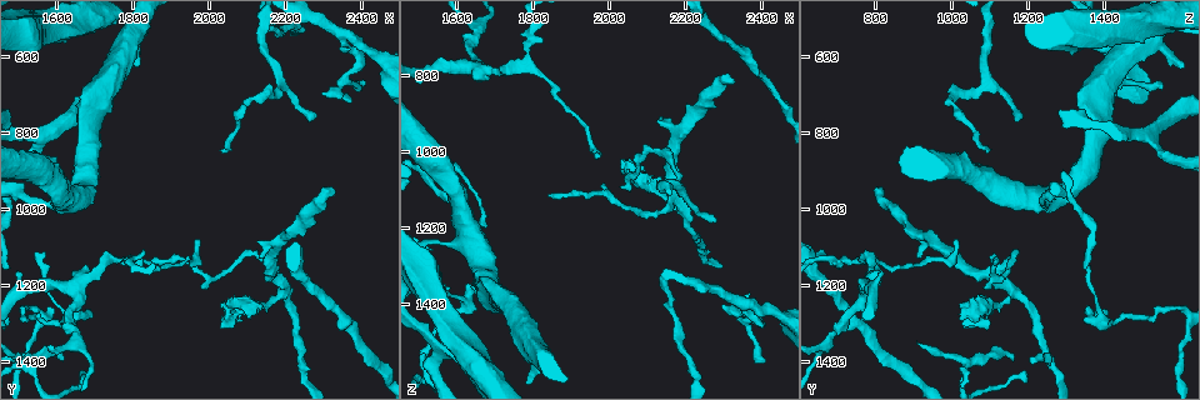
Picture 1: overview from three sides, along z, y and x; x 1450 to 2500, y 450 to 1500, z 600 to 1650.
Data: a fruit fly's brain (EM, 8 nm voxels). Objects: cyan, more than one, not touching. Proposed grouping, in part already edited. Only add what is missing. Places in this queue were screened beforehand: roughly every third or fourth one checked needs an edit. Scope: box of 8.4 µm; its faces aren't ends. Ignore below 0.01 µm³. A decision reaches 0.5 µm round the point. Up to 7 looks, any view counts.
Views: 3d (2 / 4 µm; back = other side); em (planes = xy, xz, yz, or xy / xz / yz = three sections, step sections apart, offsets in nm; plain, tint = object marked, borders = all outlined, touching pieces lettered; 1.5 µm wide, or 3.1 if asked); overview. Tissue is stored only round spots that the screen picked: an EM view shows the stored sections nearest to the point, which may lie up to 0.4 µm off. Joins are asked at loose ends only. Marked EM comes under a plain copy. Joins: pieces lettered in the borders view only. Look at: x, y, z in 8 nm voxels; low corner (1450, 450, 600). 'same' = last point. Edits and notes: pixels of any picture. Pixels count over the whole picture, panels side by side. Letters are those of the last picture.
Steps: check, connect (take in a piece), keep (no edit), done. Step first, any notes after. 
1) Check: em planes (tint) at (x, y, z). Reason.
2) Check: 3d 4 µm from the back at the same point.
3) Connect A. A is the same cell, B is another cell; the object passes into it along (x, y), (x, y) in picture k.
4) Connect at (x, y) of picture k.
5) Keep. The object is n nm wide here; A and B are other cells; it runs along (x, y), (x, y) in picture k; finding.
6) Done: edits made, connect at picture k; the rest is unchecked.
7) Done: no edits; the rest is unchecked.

Check: 3d 2 µm at (1685, 1270, 1410). Thin end.

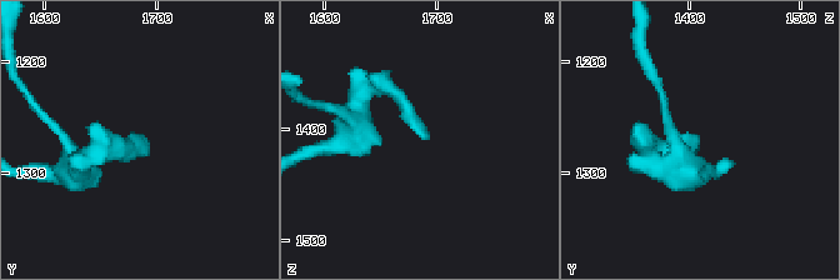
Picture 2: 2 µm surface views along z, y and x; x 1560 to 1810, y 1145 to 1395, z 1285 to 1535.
Check: em xy step 8 (tint) at (1692, 1272, 1406).

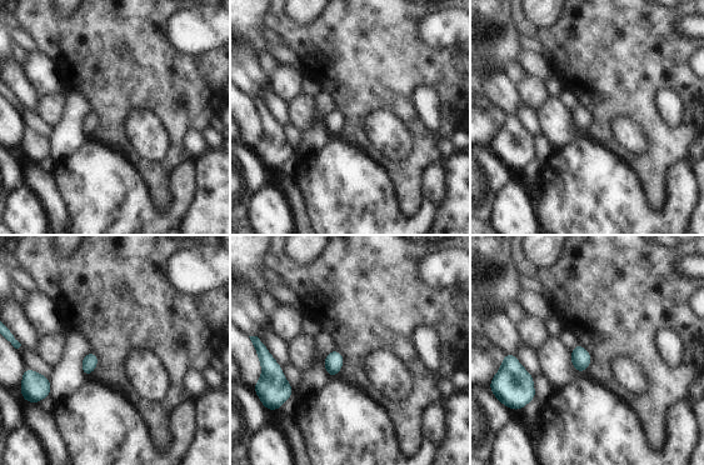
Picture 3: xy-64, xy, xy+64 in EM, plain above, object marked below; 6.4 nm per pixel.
Check: em planes (borders) at the same point. Another direction.

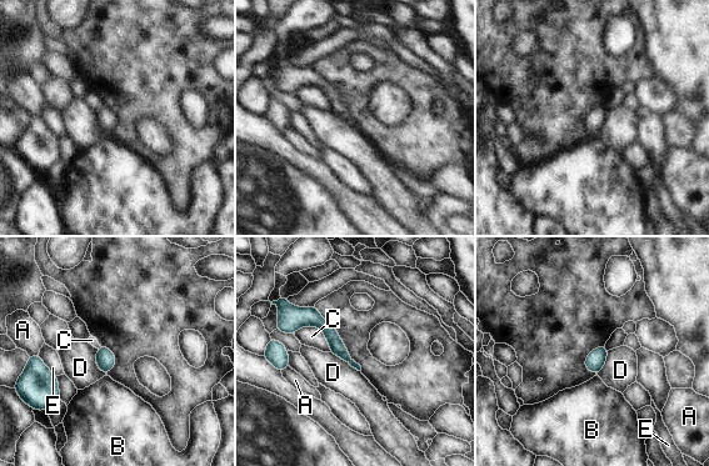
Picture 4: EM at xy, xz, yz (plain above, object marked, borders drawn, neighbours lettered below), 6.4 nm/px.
Keep. The longest contact is with C, 260 nm; A, B, C, D and E are other cells; a border runs along (330, 351), (360, 371) in picture 4; none of them fits.

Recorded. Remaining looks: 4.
Check: em planes (borders) at (2035, 850, 1090). Free end.

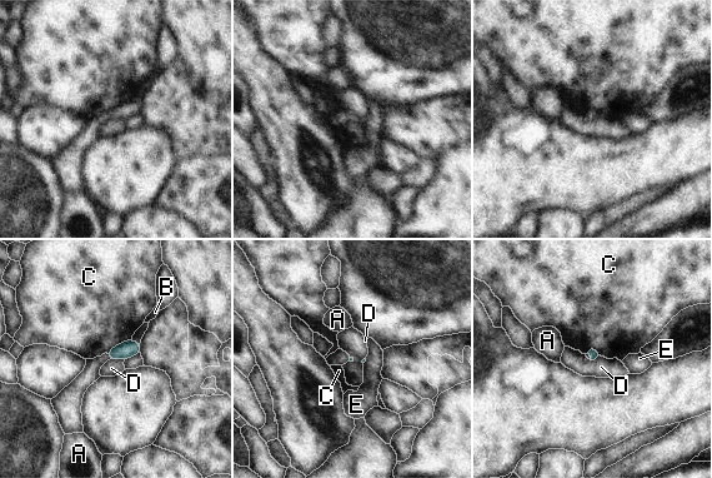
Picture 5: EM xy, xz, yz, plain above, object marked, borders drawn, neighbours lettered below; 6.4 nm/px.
Keep. A, B, C, D and E are other cells; a border runs along (124, 359), (109, 361) in picture 5; no lettered piece goes on from it.

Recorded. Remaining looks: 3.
Check: em planes (borders) at (2330, 940, 805). Free end.

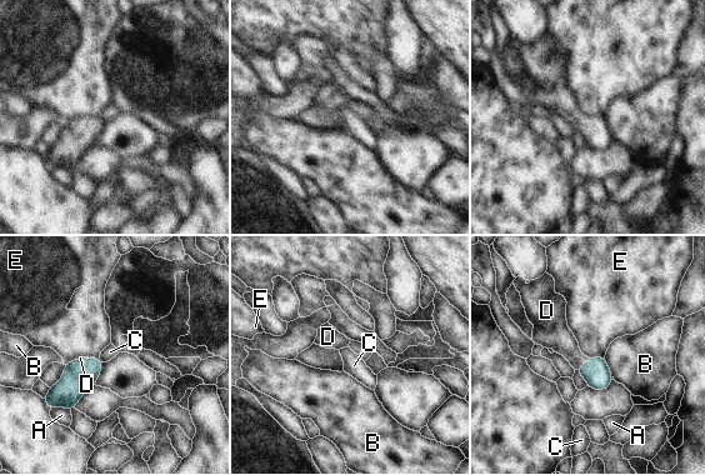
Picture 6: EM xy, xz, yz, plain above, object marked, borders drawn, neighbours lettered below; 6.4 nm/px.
Connect D. The object is 110 nm wide here; D is the same cell, A, B, C and E are other cells; the object passes into it along (595, 371), (584, 364), (558, 336) in picture 6; it goes on there.

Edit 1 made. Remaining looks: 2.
Done: edits made, connect at picture 6; the rest is unchecked.

